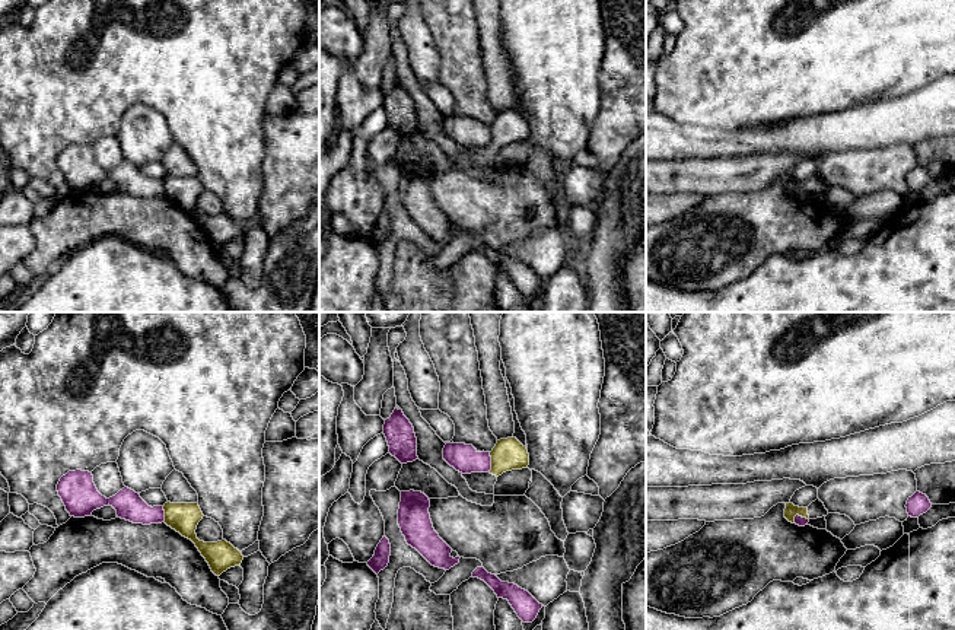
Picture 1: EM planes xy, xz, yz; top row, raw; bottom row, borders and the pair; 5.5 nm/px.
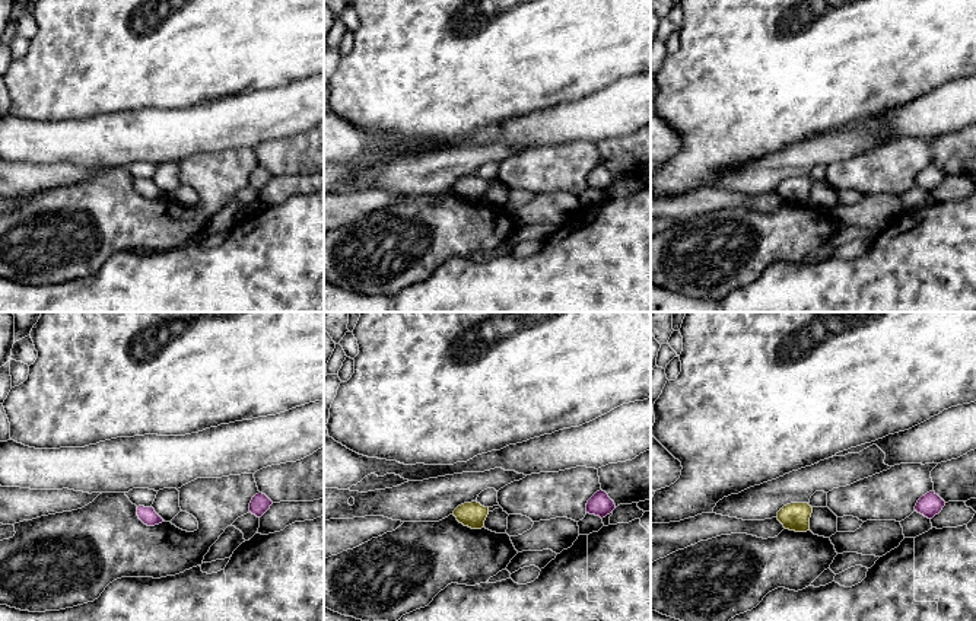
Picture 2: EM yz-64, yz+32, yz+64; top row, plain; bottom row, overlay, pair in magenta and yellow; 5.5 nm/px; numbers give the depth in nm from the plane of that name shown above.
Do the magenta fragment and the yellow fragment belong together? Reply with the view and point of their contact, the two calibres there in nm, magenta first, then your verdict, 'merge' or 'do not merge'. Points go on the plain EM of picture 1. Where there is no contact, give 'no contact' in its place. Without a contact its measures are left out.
xz (490, 136) | 160/180 nm | do not merge

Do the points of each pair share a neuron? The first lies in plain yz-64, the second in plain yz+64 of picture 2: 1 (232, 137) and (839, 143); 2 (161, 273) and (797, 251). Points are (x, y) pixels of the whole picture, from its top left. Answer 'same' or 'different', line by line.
1: different
2: different

